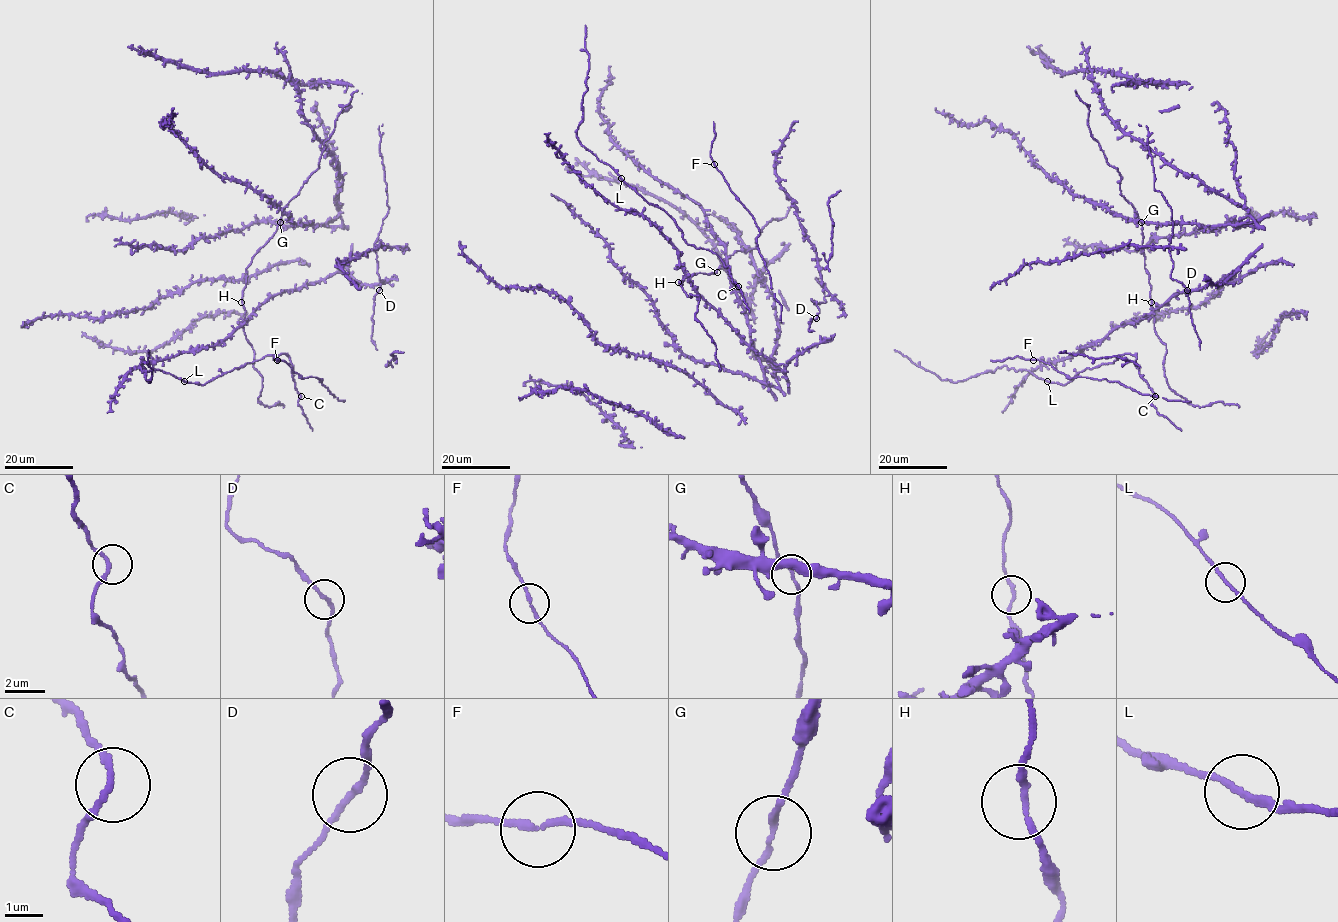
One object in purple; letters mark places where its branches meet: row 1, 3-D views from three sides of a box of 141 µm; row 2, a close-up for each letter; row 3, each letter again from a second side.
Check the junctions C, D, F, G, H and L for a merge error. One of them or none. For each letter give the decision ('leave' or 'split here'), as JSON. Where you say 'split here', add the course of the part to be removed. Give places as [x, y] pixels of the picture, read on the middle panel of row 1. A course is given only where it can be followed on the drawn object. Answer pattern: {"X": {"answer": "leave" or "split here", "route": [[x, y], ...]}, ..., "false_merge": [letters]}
{"C": {"answer": "leave"}, "D": {"answer": "leave"}, "F": {"answer": "leave"}, "G": {"answer": "leave"}, "H": {"answer": "leave"}, "L": {"answer": "leave"}, "false_merge": []}

